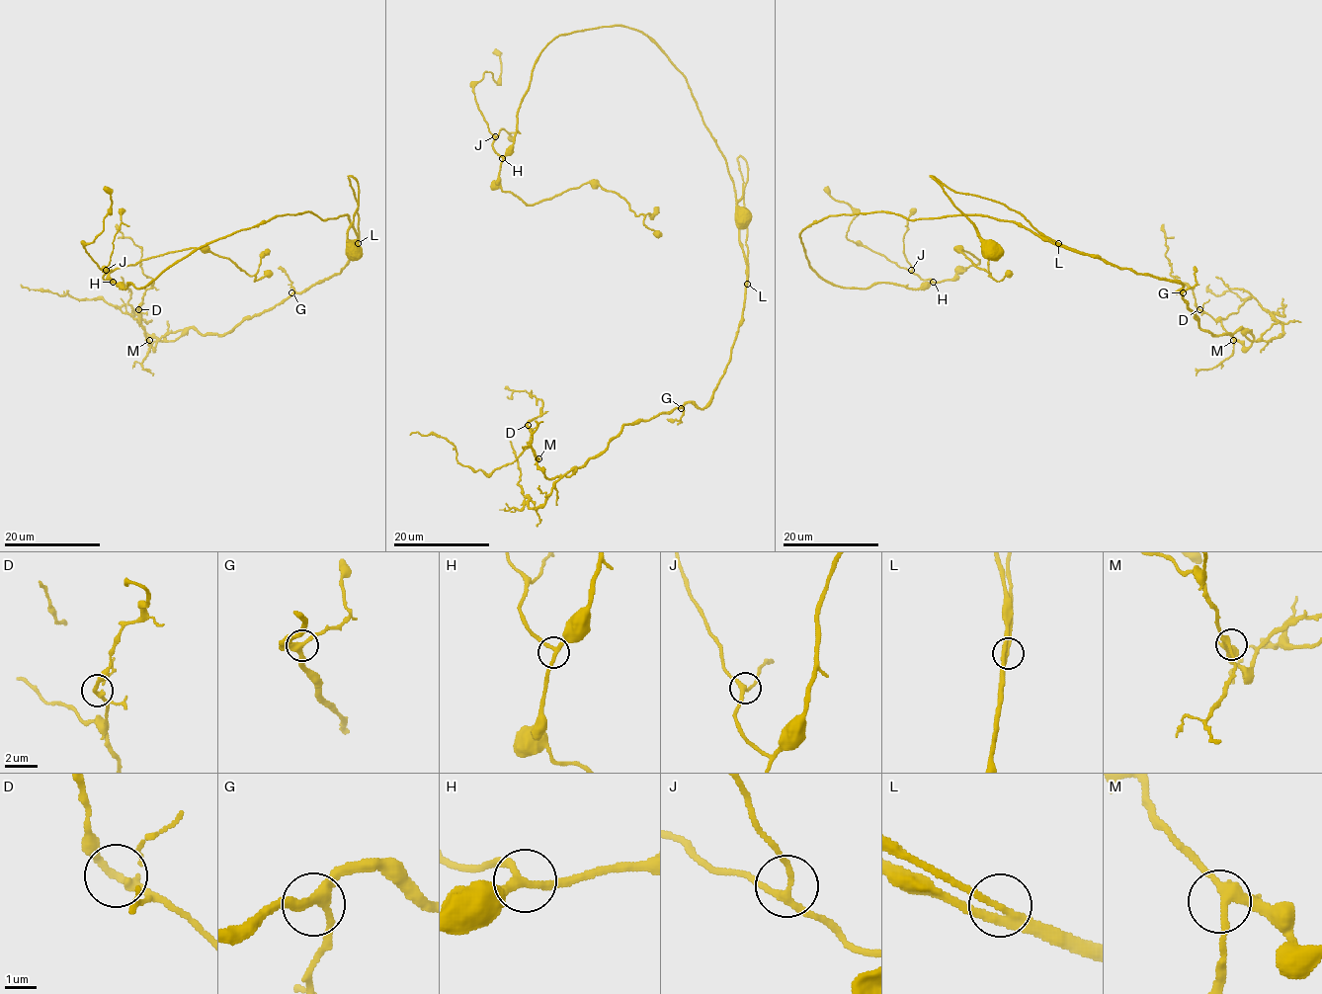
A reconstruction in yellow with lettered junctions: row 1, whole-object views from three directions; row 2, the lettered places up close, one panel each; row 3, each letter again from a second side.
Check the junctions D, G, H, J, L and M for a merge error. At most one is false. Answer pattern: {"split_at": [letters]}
{"split_at": []}

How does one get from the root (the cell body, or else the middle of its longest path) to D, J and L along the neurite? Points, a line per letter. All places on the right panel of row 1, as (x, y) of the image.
D: (989, 250), (932, 176), (1005, 204), (1061, 244), (1178, 281), (1202, 329), (1247, 328), (1252, 343), (1199, 309)
J: (989, 250), (934, 176), (1039, 233), (886, 211), (799, 233), (839, 287), (923, 289), (911, 270)
L: (989, 250), (976, 226), (932, 176), (955, 192), (1005, 204), (1020, 211), (1039, 232), (1059, 243)

